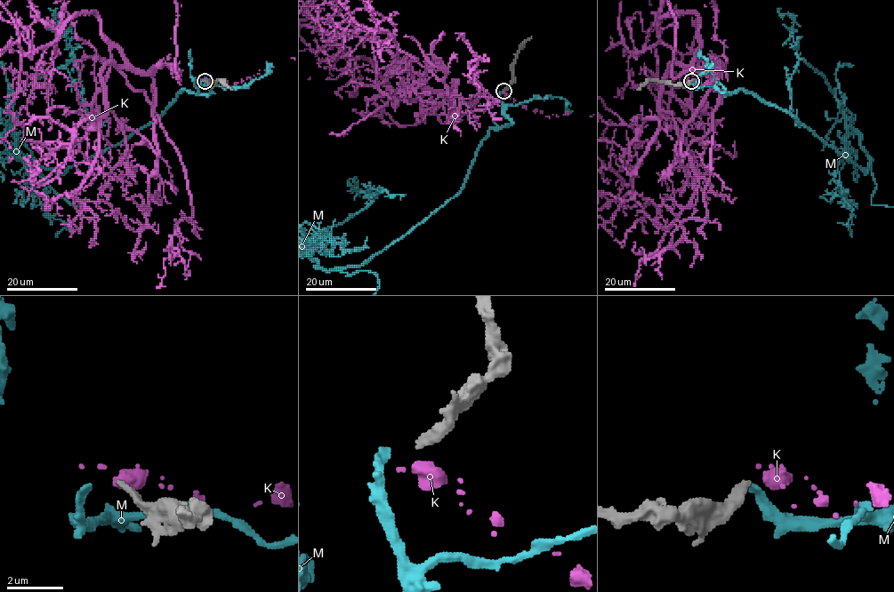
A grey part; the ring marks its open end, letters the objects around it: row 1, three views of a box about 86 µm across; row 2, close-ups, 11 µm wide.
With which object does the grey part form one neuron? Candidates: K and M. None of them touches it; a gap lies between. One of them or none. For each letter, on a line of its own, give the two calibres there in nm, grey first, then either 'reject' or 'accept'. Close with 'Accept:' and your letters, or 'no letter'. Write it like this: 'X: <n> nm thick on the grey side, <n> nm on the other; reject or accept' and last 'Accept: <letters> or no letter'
K: 240 nm thick on the grey side, 550 nm on the other; reject
M: 240 nm thick on the grey side, 200 nm on the other; accept
Accept: M

